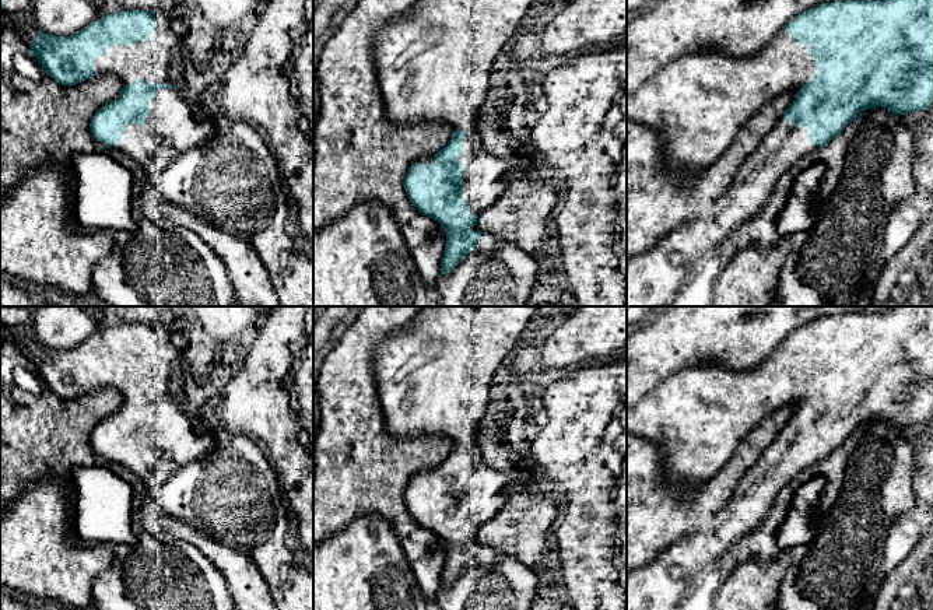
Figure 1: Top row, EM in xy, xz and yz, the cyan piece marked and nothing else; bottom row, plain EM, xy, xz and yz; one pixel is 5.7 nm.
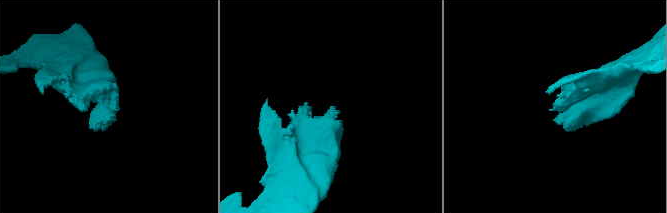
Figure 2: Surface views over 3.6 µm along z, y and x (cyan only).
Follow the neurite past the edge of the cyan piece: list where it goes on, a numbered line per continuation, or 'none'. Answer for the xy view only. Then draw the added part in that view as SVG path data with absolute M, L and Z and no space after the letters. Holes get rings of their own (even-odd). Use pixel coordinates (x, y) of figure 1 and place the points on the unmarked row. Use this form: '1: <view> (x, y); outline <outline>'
1: xy (151, 375); outline M155 325L155 344L150 355L112 358L102 369L94 371L94 389L113 388L122 399L141 392L145 397L171 397L171 376L179 350L169 340L169 329Z

